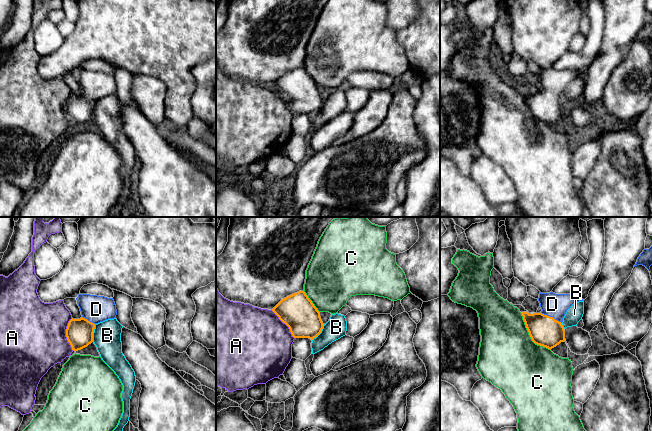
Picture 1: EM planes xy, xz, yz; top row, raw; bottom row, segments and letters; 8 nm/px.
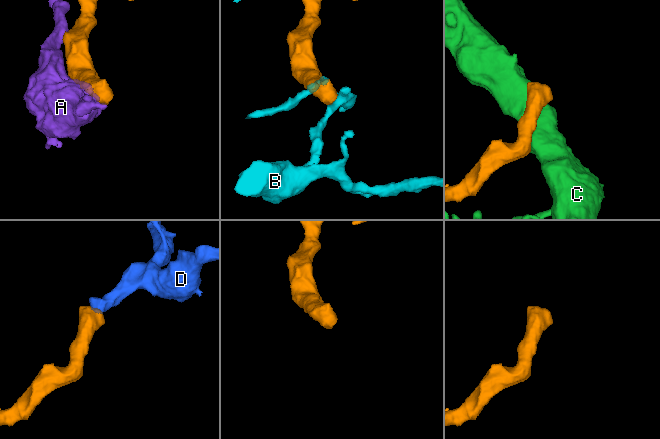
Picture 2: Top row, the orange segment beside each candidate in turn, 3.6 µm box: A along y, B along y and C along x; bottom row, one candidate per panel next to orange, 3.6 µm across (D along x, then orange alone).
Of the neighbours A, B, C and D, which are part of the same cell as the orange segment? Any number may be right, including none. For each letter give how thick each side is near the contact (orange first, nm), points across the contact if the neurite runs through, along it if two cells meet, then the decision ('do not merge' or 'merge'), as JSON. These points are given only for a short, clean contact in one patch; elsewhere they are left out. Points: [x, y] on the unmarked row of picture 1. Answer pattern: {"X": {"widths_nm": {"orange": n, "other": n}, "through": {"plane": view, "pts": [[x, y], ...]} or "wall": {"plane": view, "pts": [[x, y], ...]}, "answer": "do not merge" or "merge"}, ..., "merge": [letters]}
{"A": {"widths_nm": {"orange": 220, "other": 500}, "answer": "do not merge"}, "B": {"widths_nm": {"orange": 220, "other": 220}, "answer": "do not merge"}, "C": {"widths_nm": {"orange": 240, "other": 480}, "answer": "do not merge"}, "D": {"widths_nm": {"orange": 240, "other": 190}, "through": {"plane": "yz", "pts": [[544, 106], [551, 93], [554, 81]]}, "answer": "merge"}, "merge": ["D"]}

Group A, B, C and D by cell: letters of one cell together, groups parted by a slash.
A / B / C / D

